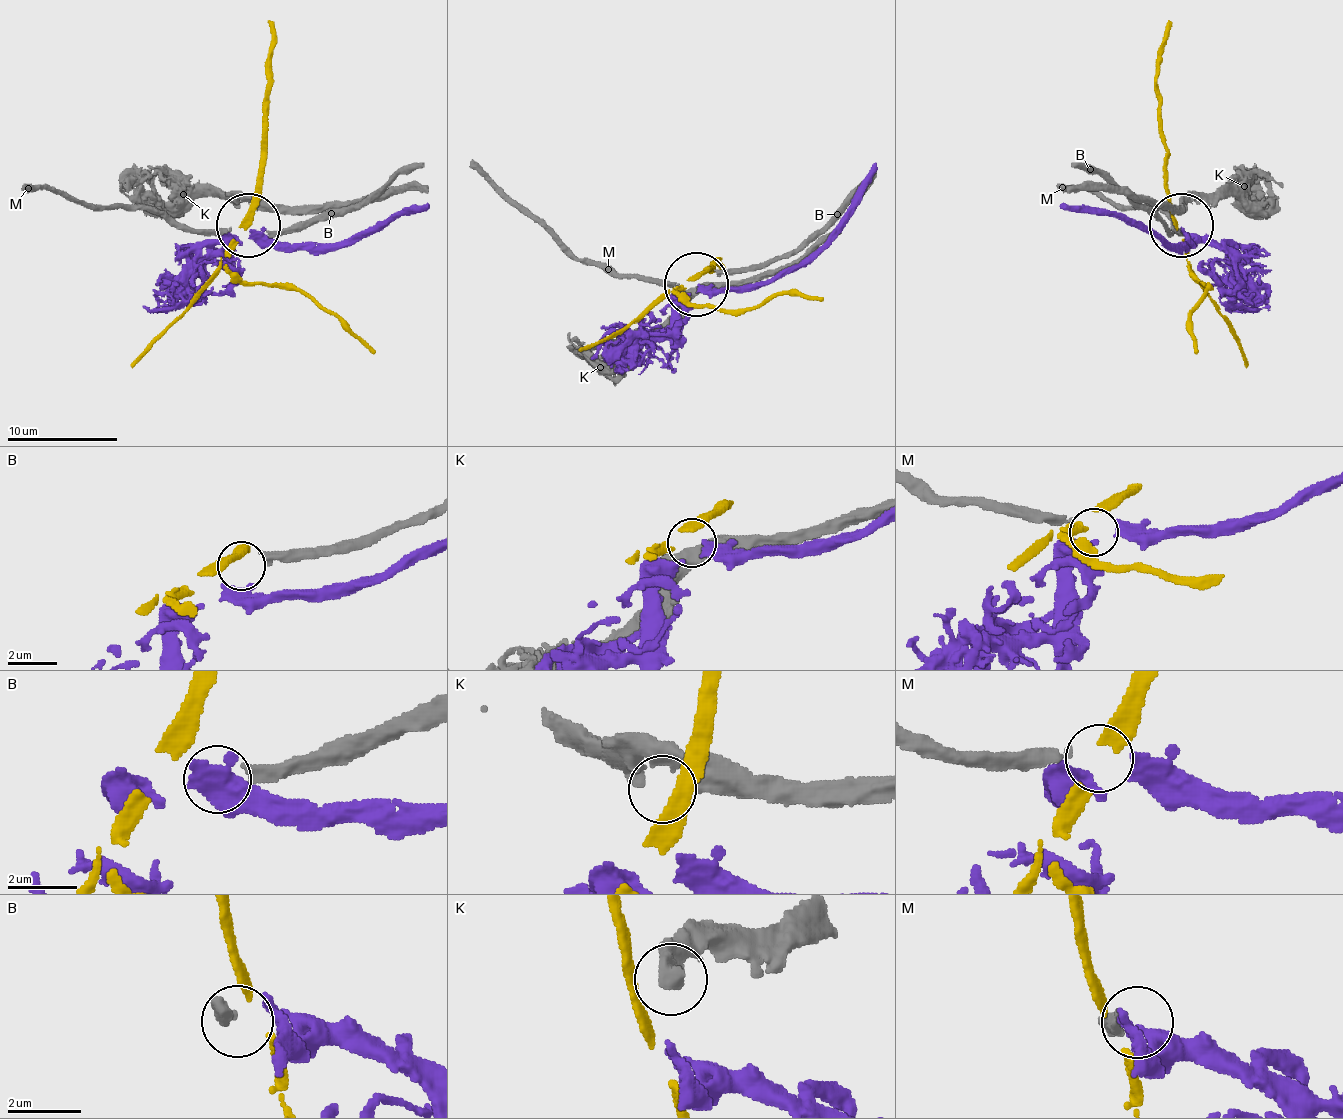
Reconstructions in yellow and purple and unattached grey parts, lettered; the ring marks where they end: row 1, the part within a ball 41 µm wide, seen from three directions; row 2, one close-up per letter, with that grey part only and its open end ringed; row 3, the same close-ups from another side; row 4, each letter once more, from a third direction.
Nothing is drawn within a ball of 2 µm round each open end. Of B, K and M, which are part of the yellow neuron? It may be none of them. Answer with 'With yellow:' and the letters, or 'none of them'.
With yellow: none of them

